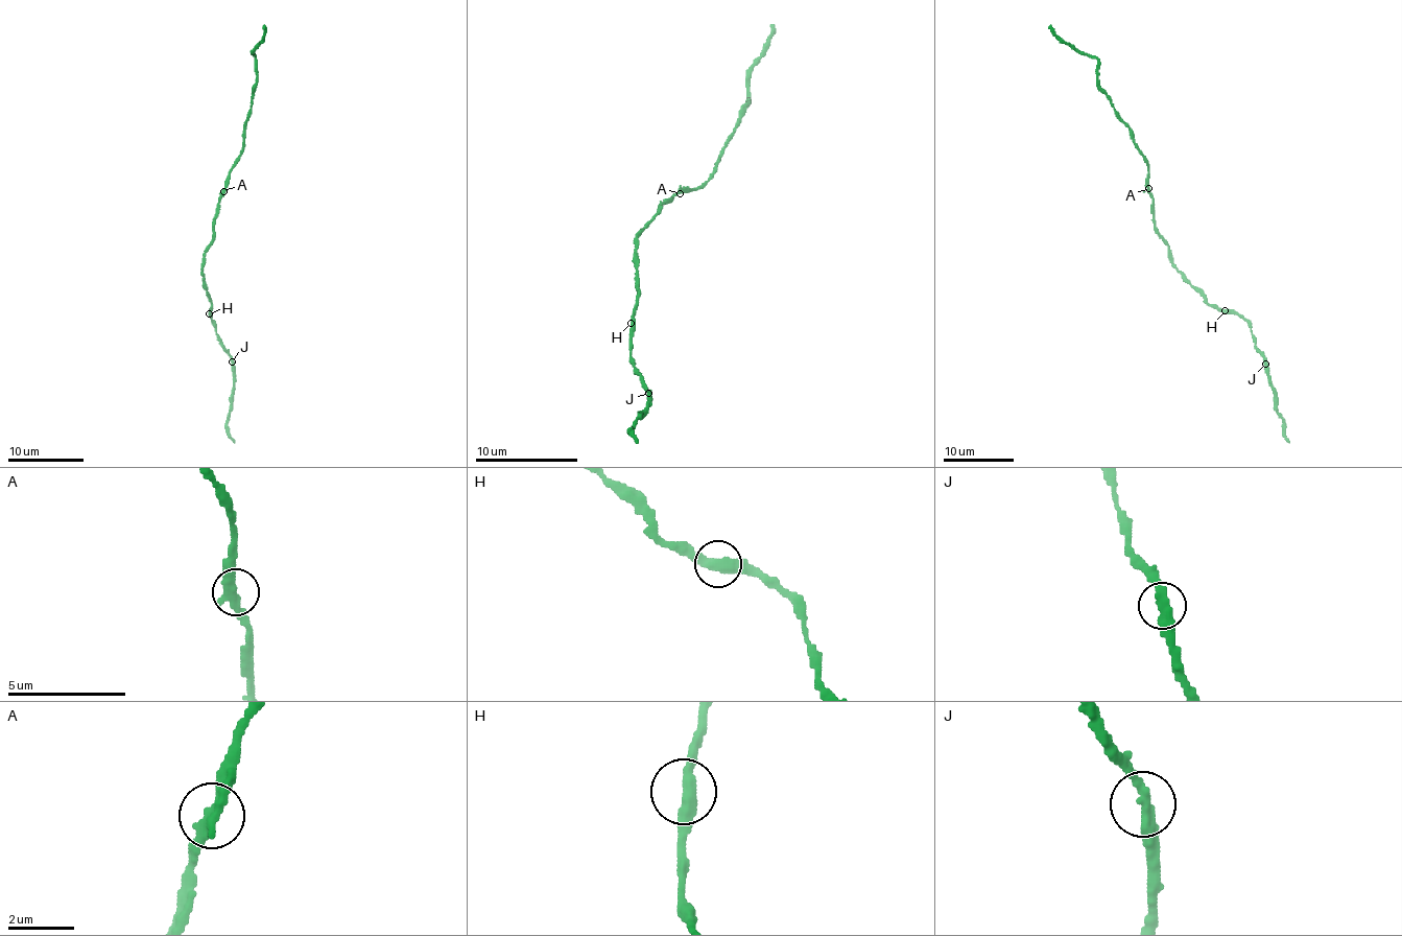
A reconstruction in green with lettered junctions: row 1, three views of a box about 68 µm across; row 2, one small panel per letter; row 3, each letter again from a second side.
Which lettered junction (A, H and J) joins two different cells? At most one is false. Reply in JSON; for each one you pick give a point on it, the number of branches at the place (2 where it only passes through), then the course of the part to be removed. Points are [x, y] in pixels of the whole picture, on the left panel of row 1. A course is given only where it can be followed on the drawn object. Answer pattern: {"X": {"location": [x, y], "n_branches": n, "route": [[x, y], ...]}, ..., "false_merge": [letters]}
{"false_merge": []}

